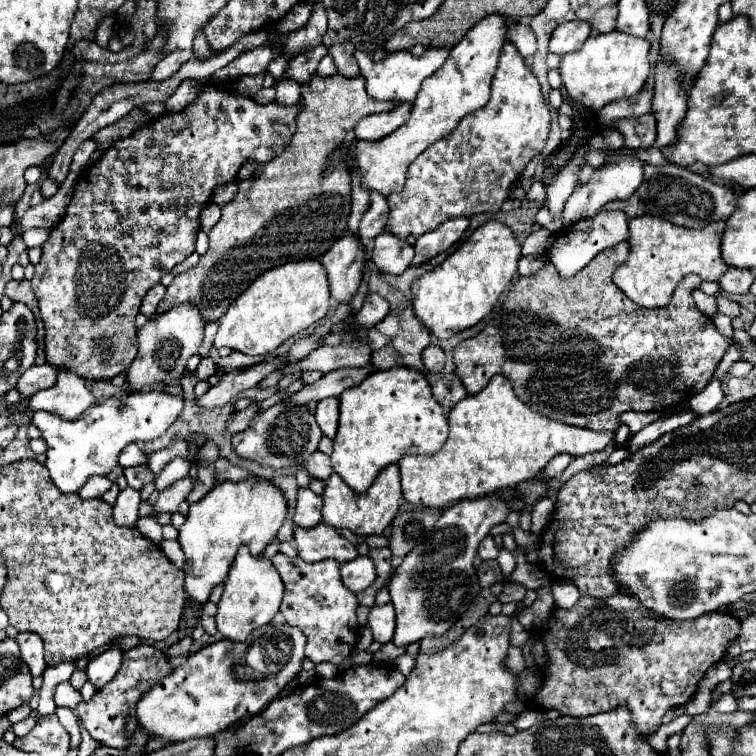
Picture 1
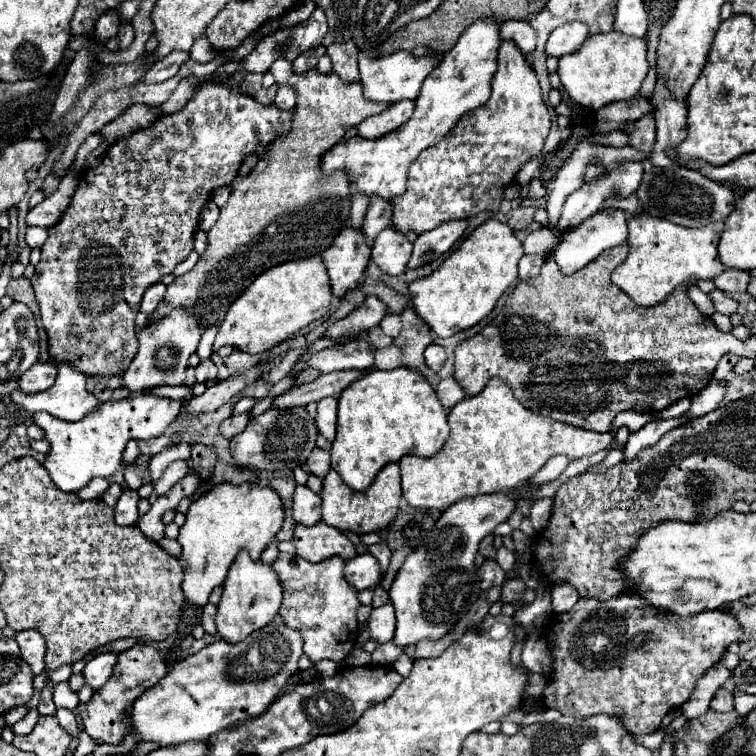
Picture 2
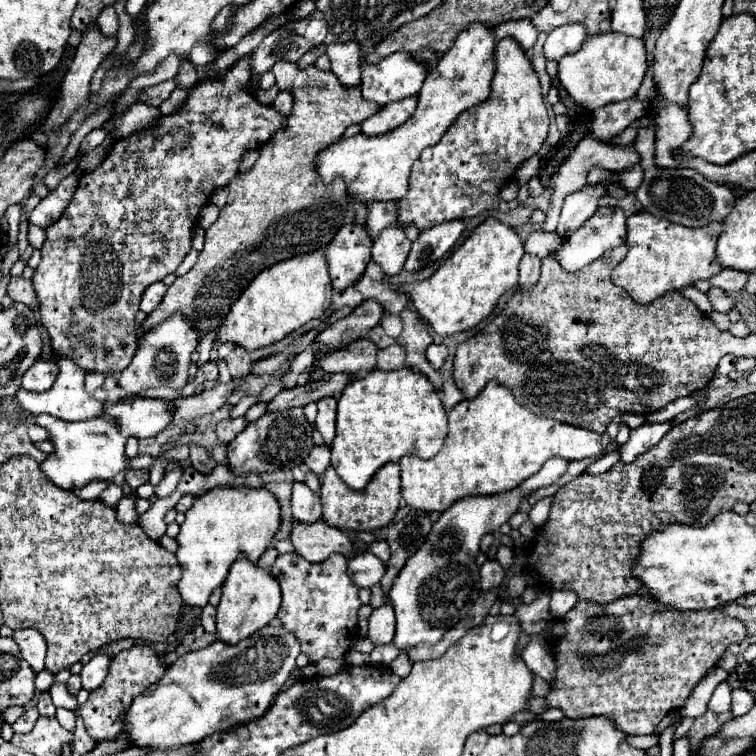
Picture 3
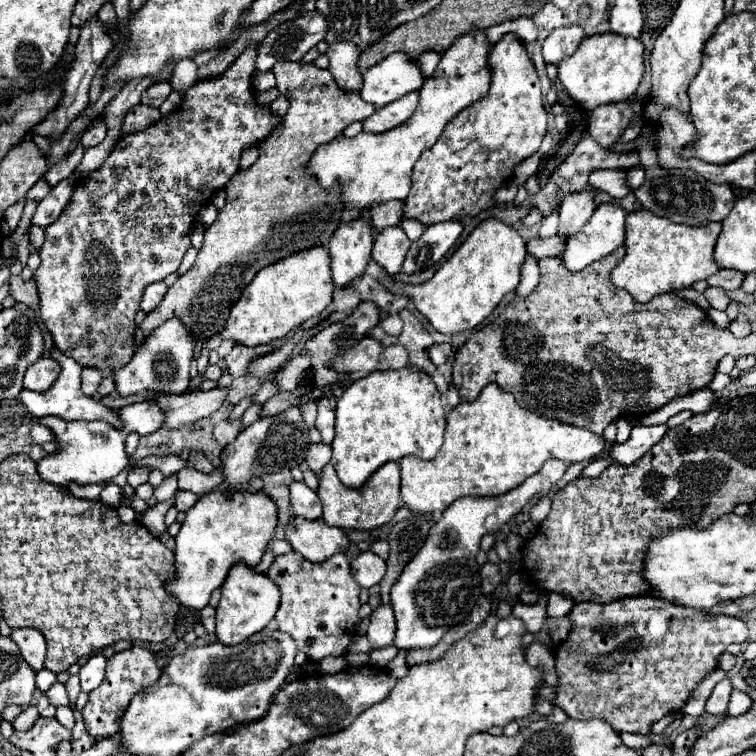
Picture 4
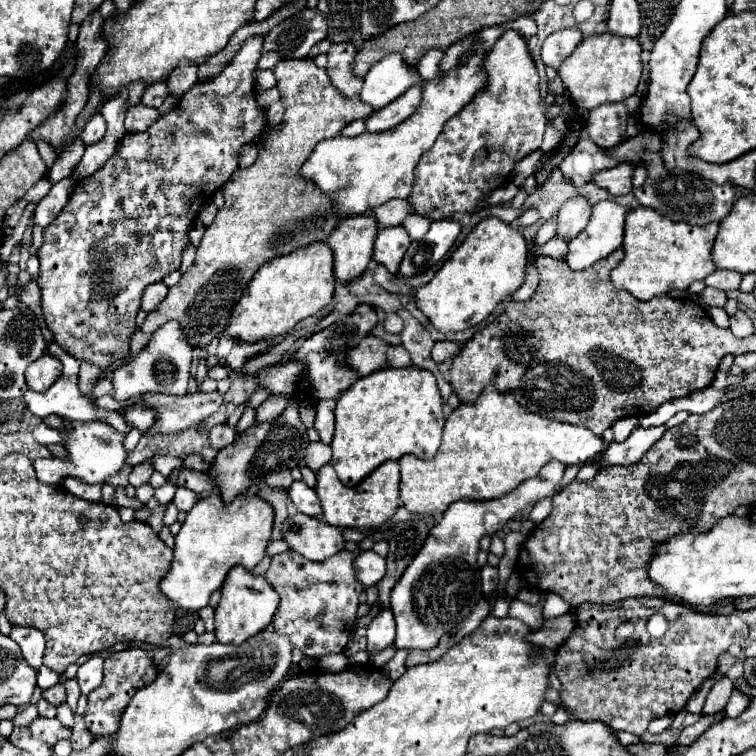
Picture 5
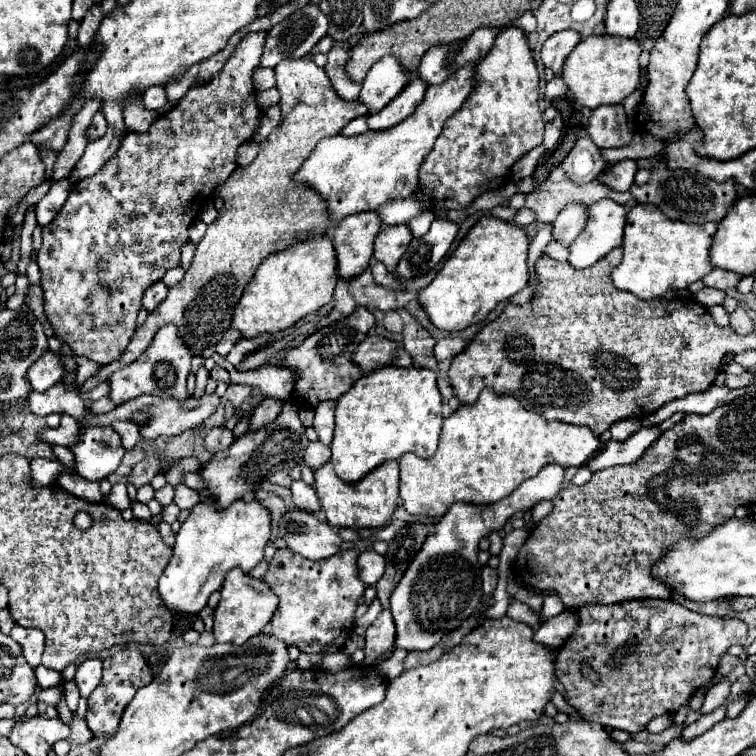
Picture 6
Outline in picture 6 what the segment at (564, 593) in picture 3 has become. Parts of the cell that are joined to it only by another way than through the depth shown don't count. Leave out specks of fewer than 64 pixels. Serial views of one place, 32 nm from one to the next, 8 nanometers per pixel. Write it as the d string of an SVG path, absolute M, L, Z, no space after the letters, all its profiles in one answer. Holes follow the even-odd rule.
M544 594L544 608L542 608L542 616L544 618L552 618L556 614L560 614L562 610L566 610L566 606L562 604L558 594Z

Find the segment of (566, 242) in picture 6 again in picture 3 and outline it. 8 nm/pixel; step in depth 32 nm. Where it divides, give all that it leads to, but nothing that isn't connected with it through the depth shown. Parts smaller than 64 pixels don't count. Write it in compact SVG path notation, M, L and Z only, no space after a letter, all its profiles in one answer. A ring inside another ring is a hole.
M584 186L584 190L568 194L562 206L560 214L560 224L558 224L558 234L564 238L568 232L576 232L584 220L588 220L596 210L598 210L598 200L604 196L602 186Z

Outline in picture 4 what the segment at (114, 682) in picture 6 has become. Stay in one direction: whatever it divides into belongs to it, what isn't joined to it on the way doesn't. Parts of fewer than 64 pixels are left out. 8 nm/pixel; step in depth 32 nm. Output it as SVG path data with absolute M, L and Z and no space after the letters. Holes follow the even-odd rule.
M132 646L130 650L118 652L118 654L114 654L112 658L108 658L104 682L102 682L96 690L92 690L92 692L88 694L88 704L86 704L84 710L82 710L86 730L88 730L94 738L108 738L108 736L114 736L114 734L120 730L122 714L126 712L126 708L128 708L132 696L134 696L138 690L146 688L148 684L154 684L158 678L160 678L160 668L158 668L158 664L156 664L152 652L148 652L146 648Z

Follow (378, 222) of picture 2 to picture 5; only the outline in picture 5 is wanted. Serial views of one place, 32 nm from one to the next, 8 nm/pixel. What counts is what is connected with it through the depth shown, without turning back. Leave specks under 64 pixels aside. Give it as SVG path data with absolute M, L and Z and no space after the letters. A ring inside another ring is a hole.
M388 200L388 204L382 204L374 212L380 226L400 226L412 214L414 210L408 200Z

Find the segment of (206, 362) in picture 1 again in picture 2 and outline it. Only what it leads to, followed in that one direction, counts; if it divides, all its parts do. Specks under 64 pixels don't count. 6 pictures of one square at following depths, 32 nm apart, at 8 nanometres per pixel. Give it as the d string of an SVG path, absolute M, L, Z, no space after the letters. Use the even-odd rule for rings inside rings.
M204 360L196 366L196 384L208 382L208 380L216 380L218 378L218 368L212 360Z

